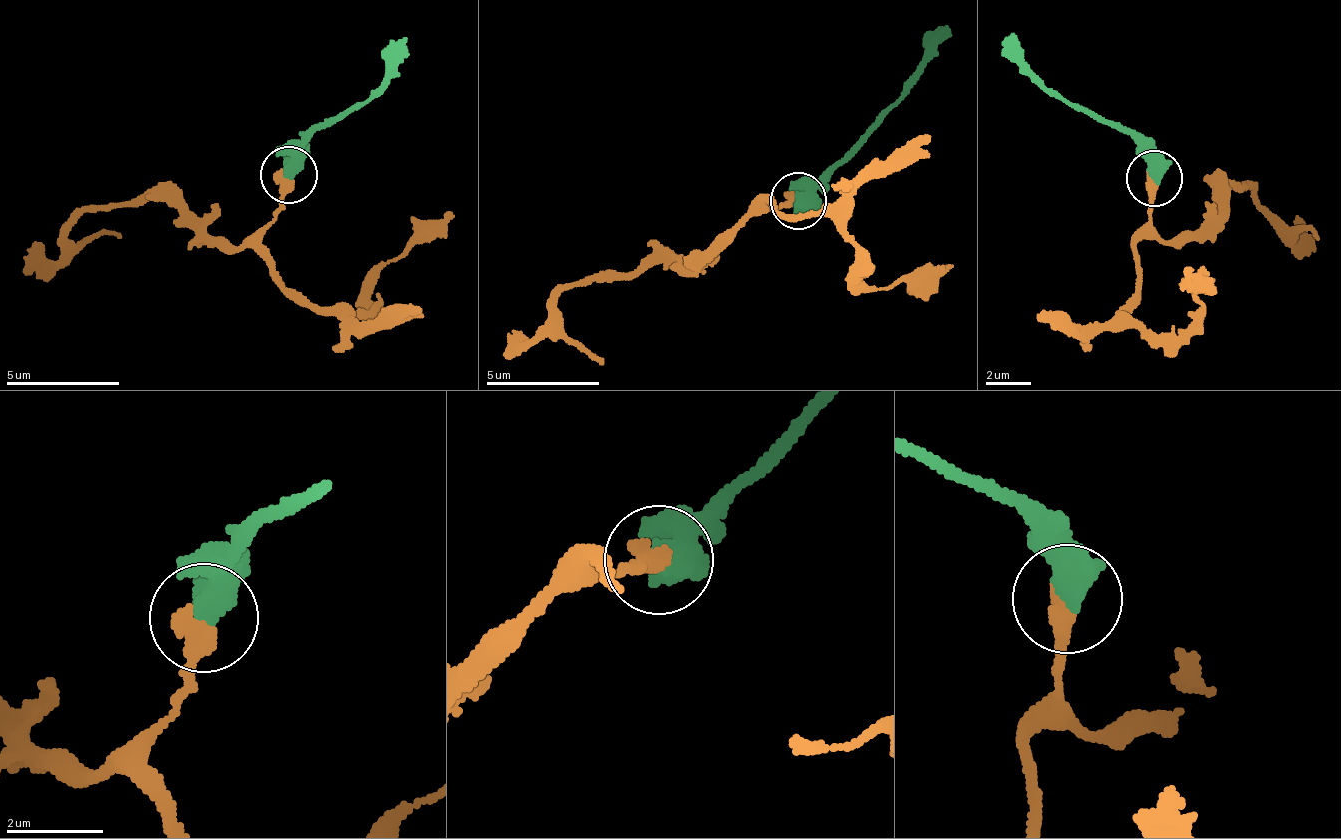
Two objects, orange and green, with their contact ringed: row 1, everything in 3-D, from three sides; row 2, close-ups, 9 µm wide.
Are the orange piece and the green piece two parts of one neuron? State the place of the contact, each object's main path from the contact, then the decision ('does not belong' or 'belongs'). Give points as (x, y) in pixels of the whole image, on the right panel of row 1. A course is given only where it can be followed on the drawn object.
at (1154, 178); orange runs (1152, 177), (1152, 231), (1164, 239), (1202, 231), (1223, 188), (1243, 180), (1263, 205), (1275, 232), (1314, 248); green runs (1152, 177), (1152, 151), (1039, 82), (1014, 33); belongs

